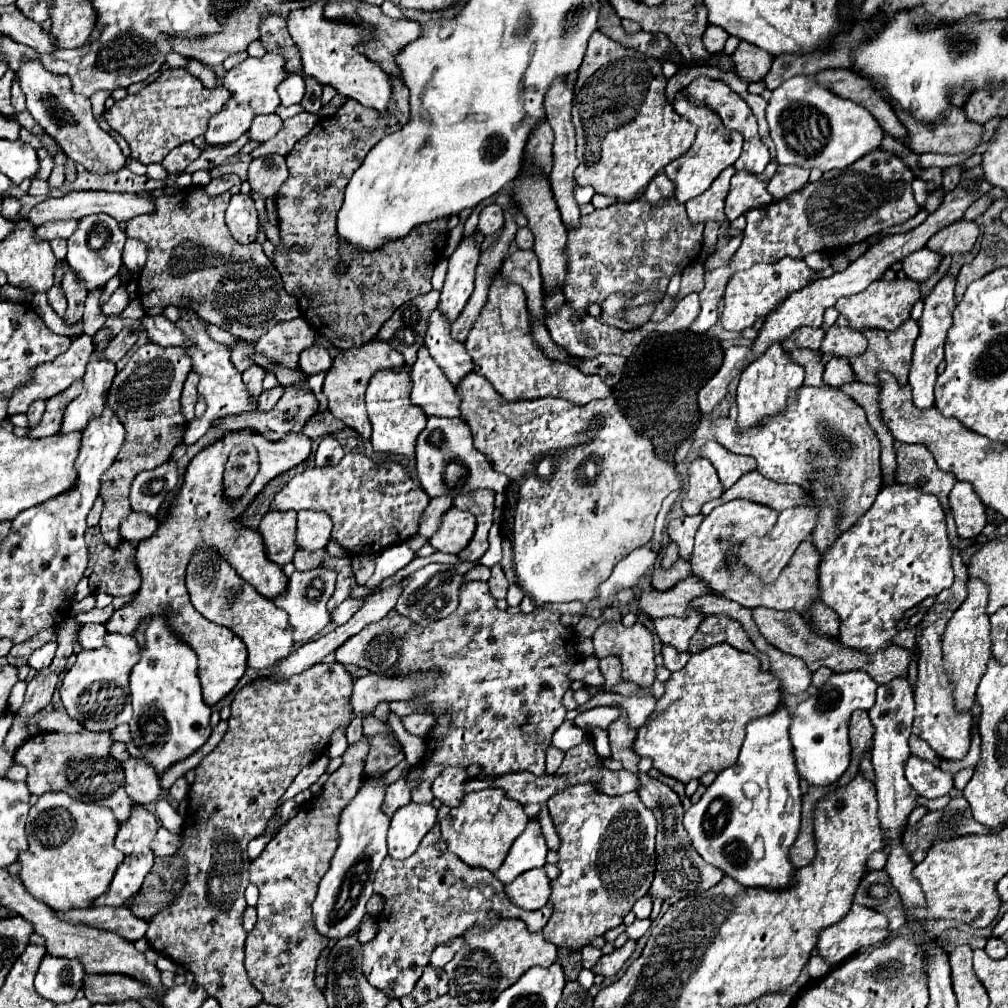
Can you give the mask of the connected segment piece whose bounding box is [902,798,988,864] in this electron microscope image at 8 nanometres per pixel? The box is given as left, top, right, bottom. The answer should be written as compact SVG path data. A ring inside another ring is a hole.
M954 798L944 810L928 812L912 830L904 832L902 846L908 850L914 864L922 862L934 840L948 840L964 834L988 834L988 828L972 818L968 802Z

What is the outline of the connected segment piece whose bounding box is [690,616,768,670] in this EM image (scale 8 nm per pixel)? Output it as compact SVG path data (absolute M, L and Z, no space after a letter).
M706 616L704 622L700 624L698 632L692 636L690 652L704 650L708 646L714 646L716 642L726 642L726 644L742 650L742 652L756 654L760 658L762 670L768 670L768 658L760 656L756 652L756 648L752 646L750 638L746 636L746 632L742 630L742 626L736 620L730 620L726 616Z

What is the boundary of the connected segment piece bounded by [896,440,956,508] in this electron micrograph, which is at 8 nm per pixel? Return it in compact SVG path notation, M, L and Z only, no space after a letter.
M896 440L898 464L908 464L908 472L900 476L900 484L916 486L934 494L944 508L948 508L948 494L956 484L952 472L944 472L936 466L932 452L924 444L904 444Z

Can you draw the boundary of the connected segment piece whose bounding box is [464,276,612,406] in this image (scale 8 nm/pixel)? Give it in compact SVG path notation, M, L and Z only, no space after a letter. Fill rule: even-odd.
M494 276L488 302L472 326L464 346L474 360L474 370L482 374L508 402L554 396L582 406L612 394L612 388L608 388L600 376L586 376L578 368L560 360L552 360L540 350L532 338L524 290L518 284L506 284L500 276Z

